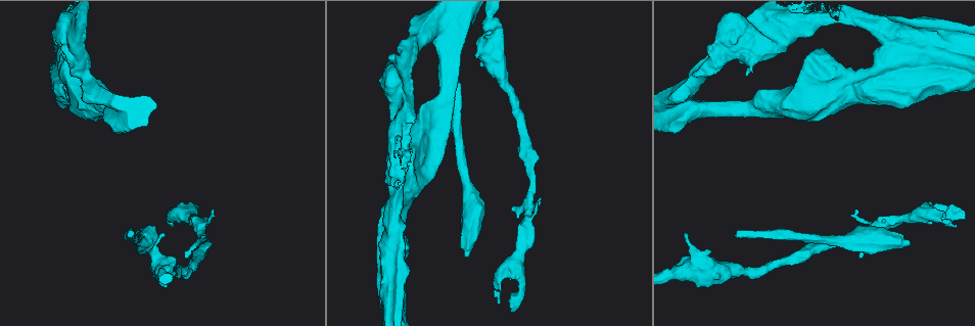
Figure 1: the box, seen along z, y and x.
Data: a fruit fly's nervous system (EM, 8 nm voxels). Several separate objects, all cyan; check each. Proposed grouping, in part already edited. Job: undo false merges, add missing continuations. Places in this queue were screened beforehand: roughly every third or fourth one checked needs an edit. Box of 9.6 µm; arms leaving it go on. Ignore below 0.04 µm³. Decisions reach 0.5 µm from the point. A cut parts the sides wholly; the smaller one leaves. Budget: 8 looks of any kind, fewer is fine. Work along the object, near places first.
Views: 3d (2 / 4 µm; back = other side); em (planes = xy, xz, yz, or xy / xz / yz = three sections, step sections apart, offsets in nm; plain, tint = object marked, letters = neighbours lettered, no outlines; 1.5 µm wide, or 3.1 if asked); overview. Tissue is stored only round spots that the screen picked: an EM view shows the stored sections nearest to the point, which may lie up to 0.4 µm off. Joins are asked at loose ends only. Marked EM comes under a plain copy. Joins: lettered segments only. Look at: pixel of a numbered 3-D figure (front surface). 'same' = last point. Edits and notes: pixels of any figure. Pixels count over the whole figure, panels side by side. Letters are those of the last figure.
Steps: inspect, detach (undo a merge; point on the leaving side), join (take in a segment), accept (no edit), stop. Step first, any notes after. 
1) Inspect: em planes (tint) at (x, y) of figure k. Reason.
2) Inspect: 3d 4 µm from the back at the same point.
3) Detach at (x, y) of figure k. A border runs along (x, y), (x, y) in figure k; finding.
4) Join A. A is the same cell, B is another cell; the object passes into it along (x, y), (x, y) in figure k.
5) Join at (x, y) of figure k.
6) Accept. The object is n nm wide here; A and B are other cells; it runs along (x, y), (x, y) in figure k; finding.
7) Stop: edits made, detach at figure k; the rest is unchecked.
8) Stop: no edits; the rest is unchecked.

Inspect: em xy step 4 (letters) at (852, 216) of figure 1. Thin end.

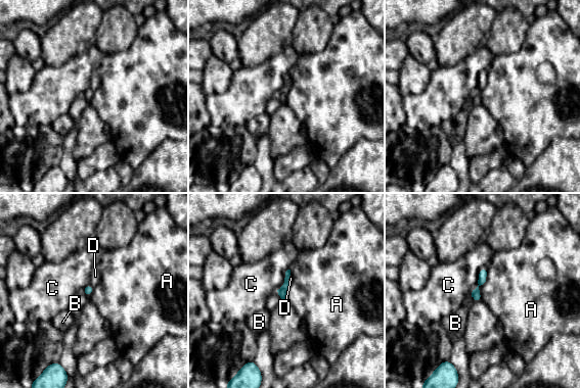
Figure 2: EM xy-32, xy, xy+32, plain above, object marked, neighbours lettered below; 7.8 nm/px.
Inspect: em planes (letters) at the same point. Cut it another way.

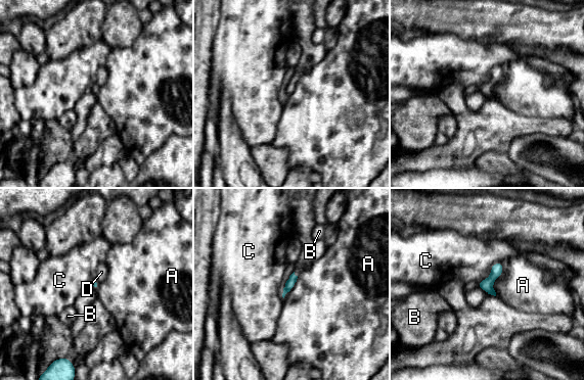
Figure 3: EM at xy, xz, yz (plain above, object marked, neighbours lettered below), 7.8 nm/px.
Accept. A, B, C and D are other cells; a border runs along (504, 265), (493, 282), (495, 295) in figure 3; none of them fits.

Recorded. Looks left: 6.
Inspect: em xy step 4 (letters) at (739, 234) of figure 1. Branch stops here.

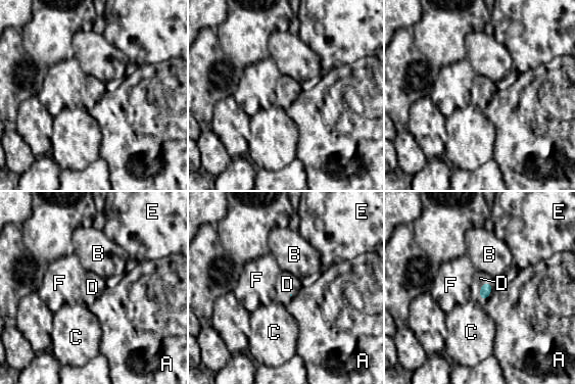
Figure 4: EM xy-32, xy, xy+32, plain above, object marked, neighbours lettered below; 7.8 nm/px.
Inspect: em planes (letters) at the same point. Cut it another way.

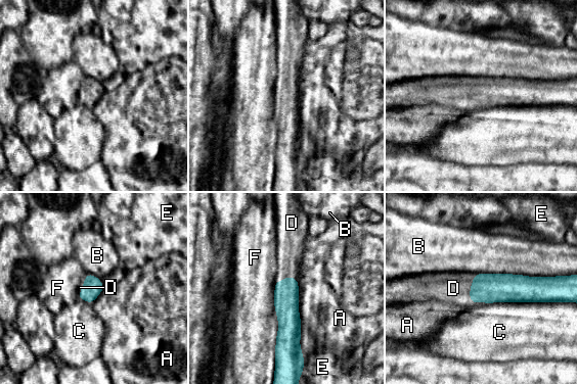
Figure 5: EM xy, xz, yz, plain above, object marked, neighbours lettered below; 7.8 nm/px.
Join D. The object is 160 nm wide here; D is the same cell, A, B, C, E and F are other cells; the object passes into it along (489, 288), (470, 294), (453, 288) in figure 5; the neuron continues.

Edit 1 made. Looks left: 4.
Inspect: overview.

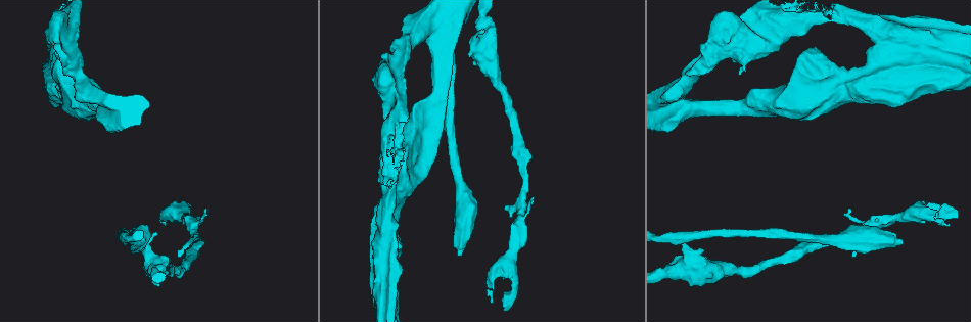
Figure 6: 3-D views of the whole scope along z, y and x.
Inspect: em xy step 4 (tint) at (460, 254) of figure 6. An open end.

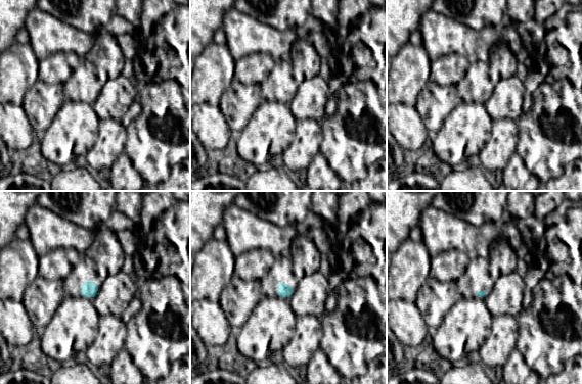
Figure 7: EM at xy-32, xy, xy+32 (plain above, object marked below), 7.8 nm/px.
Inspect: em planes (letters) at the same point.

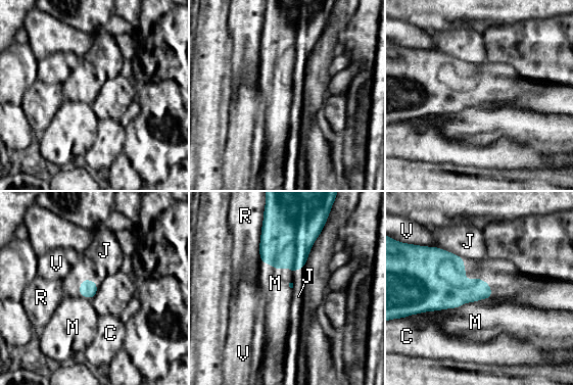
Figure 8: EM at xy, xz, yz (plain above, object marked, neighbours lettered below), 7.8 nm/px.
Accept. The longest contact is with M, 550 nm; C, J, M, R and V are other cells; no lettered segment goes on from it.

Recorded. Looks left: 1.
Stop: edits made, join at figure 5; the rest is unchecked.

